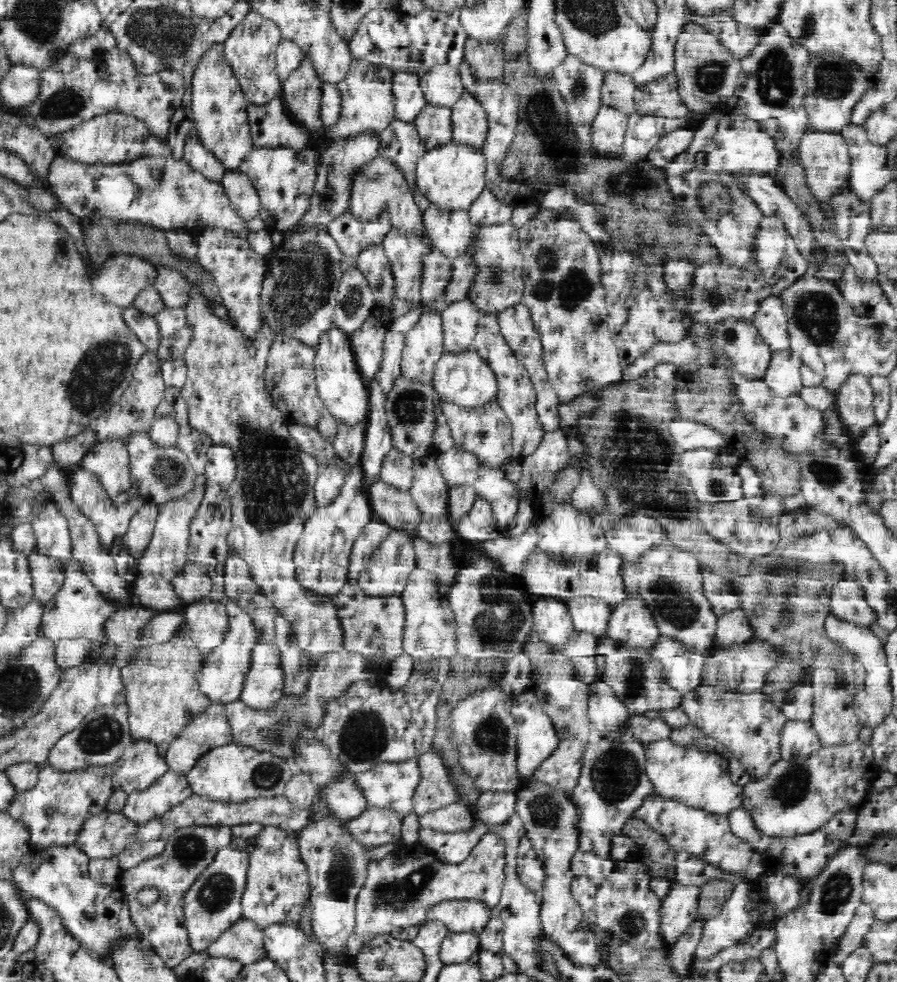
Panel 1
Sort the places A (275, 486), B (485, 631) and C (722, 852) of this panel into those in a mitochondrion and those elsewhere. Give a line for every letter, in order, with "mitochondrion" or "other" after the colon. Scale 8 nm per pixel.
A: mitochondrion
B: mitochondrion
C: other

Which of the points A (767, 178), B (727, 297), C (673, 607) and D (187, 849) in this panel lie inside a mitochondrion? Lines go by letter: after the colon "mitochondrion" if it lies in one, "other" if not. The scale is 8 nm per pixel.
A: other
B: other
C: mitochondrion
D: mitochondrion

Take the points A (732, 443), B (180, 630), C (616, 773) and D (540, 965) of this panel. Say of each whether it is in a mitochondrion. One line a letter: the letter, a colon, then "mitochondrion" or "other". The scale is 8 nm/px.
A: other
B: other
C: mitochondrion
D: other

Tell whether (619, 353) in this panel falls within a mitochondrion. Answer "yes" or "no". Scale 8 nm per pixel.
no

